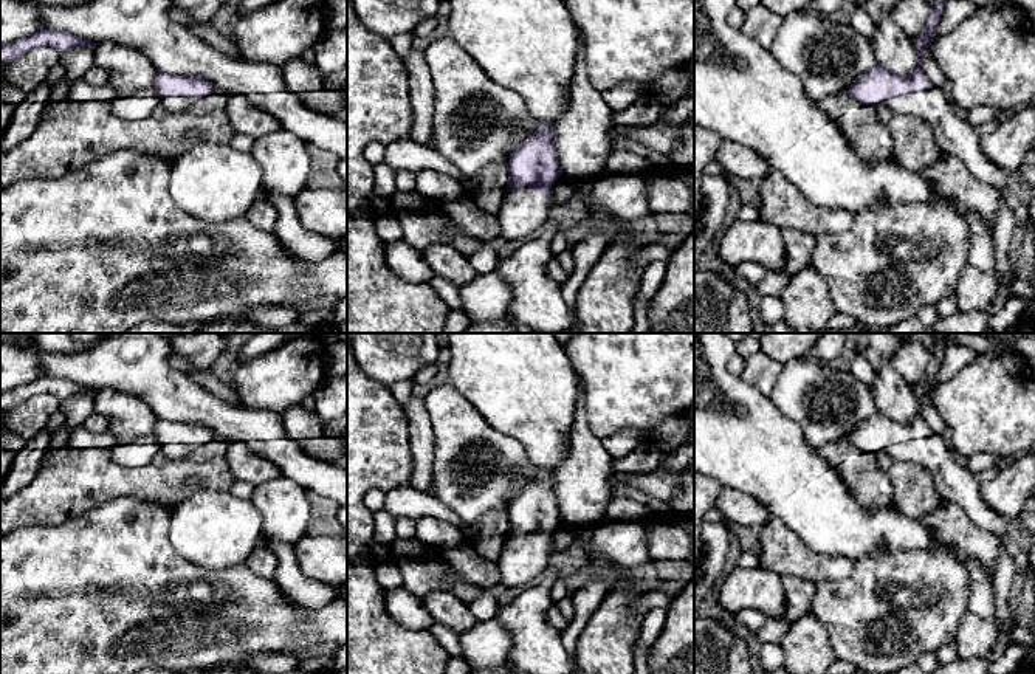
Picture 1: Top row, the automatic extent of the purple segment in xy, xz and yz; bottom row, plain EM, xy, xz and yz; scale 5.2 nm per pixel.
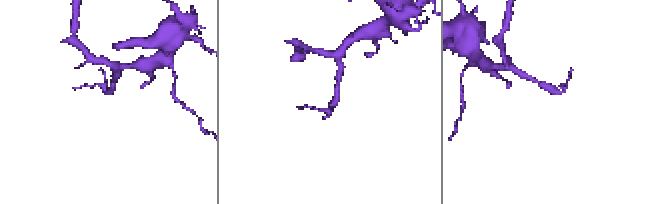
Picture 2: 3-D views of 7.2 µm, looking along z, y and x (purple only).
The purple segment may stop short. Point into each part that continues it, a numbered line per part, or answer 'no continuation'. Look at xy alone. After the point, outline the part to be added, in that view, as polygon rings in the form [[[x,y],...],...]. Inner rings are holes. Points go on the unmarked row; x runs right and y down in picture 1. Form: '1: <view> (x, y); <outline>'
1: xy (174, 451); [[[169,443],[169,445],[161,445],[160,452],[167,457],[167,459],[183,459],[187,454],[191,454],[194,446],[191,445],[183,445],[183,443]]]

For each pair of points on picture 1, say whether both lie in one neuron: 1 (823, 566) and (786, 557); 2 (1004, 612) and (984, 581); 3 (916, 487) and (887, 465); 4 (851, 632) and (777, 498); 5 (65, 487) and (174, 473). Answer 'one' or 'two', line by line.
1: one
2: two
3: one
4: two
5: one

